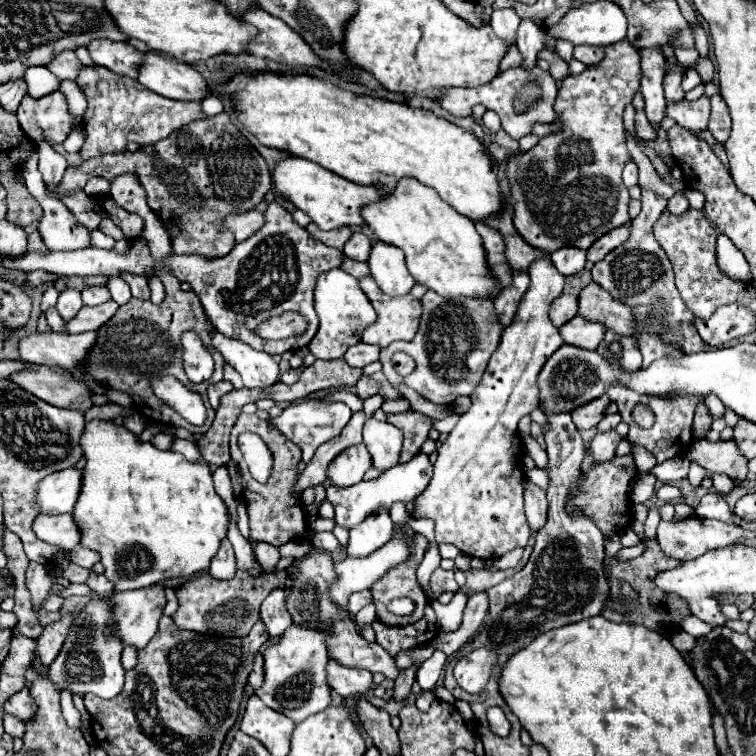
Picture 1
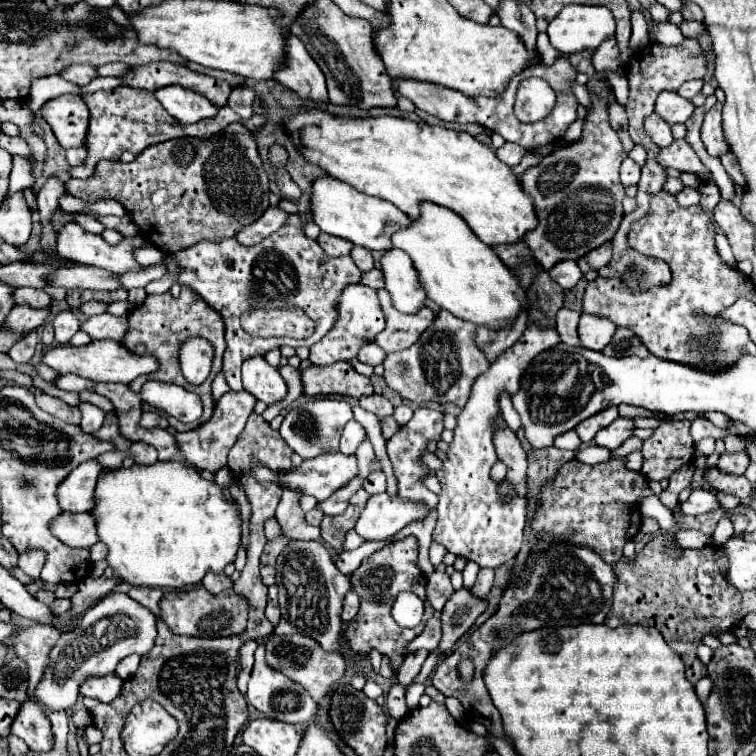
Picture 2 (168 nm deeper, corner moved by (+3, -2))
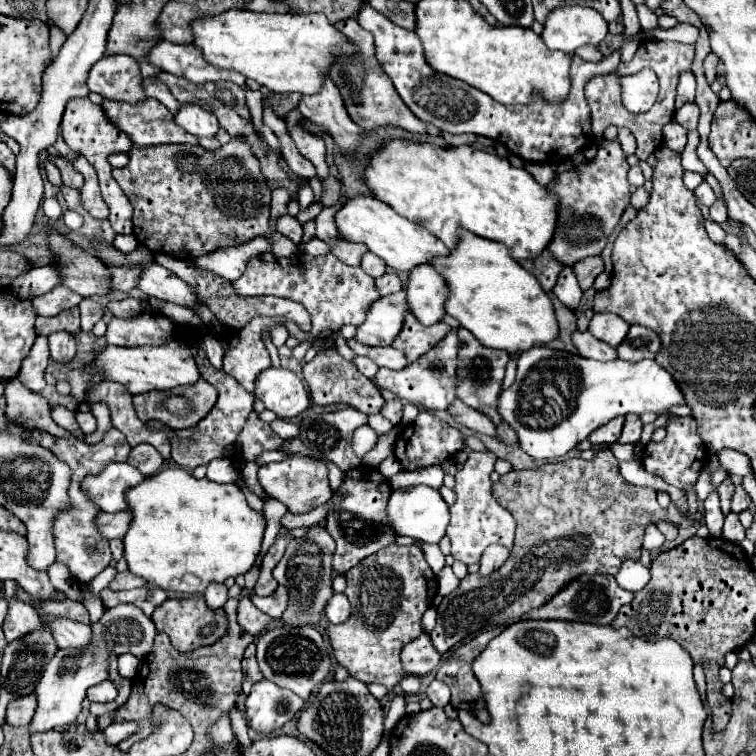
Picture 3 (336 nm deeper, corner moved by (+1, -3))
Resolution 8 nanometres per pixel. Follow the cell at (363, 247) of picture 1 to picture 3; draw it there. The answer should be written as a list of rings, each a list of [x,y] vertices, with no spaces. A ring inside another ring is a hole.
[[[367,252],[367,254],[363,256],[361,268],[363,268],[369,276],[373,276],[373,278],[379,278],[379,276],[383,276],[383,274],[387,272],[387,266],[383,264],[383,260],[379,260],[377,256],[373,256],[371,252]]]

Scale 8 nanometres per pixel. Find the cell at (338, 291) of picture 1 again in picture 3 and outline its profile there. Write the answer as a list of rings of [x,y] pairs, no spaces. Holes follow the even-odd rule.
[[[405,290],[379,298],[379,300],[369,308],[367,320],[357,328],[357,342],[367,344],[367,346],[389,346],[389,344],[395,340],[395,336],[401,332],[403,320],[405,320],[405,314],[407,314],[407,312],[409,312],[409,306],[407,306]]]

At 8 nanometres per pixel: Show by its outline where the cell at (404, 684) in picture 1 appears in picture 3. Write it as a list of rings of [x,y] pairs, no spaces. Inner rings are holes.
[[[423,634],[411,640],[411,644],[403,646],[401,664],[403,664],[403,670],[411,676],[425,676],[437,668],[439,652],[435,650],[429,634]]]

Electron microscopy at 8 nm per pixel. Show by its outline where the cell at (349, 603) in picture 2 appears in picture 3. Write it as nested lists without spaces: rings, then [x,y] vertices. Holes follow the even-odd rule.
[[[333,594],[331,600],[325,606],[325,616],[331,624],[341,624],[349,618],[351,614],[351,604],[345,594]]]

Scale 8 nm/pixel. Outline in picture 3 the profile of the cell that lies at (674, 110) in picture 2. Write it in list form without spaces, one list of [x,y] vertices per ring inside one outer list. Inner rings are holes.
[[[671,120],[669,124],[663,126],[663,136],[665,136],[667,148],[671,148],[677,154],[683,152],[685,144],[687,144],[687,130],[683,126],[679,126],[675,120]]]

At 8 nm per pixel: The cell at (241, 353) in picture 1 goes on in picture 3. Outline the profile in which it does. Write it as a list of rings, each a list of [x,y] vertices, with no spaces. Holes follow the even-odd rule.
[[[269,368],[261,372],[255,396],[279,418],[295,418],[311,406],[309,392],[301,378],[285,368]]]

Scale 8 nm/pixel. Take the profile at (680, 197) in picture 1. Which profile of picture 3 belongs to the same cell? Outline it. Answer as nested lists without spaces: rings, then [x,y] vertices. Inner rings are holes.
[[[705,182],[695,190],[695,196],[697,196],[697,200],[699,200],[701,204],[705,204],[705,206],[713,206],[713,204],[715,204],[715,194],[713,194],[713,190],[711,190]]]

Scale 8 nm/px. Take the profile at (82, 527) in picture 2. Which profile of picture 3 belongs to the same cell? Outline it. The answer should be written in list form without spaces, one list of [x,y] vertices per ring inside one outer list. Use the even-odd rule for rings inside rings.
[[[101,512],[97,516],[97,528],[99,532],[111,540],[111,538],[123,538],[127,534],[127,528],[131,526],[131,512],[115,512],[115,514],[107,514]]]

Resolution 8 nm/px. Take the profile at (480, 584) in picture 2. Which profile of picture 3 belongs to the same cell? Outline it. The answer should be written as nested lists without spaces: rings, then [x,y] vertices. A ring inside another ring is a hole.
[[[493,544],[491,548],[487,548],[481,556],[481,574],[491,574],[495,572],[505,560],[509,558],[509,548],[503,548],[501,544]]]

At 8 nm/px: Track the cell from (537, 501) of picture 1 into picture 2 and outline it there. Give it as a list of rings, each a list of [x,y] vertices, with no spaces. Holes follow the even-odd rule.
[[[501,425],[497,429],[497,435],[493,437],[497,457],[507,465],[507,483],[513,487],[513,491],[521,497],[529,495],[527,485],[527,453],[523,451],[517,435],[507,427]]]

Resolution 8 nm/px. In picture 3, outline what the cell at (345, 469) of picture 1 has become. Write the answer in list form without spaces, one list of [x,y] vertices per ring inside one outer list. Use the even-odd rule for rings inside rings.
[[[293,454],[291,458],[287,456],[281,462],[273,462],[273,464],[265,464],[259,468],[257,472],[257,480],[263,488],[263,492],[267,492],[267,496],[277,498],[279,502],[283,502],[287,506],[289,512],[293,514],[303,514],[309,512],[313,508],[317,508],[319,504],[327,504],[333,496],[333,490],[329,486],[327,480],[327,464],[309,456],[301,456],[301,454]]]

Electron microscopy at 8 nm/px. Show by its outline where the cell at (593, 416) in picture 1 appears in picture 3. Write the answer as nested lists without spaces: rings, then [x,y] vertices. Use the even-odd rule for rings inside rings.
[[[617,416],[609,424],[605,424],[603,428],[597,428],[595,432],[591,432],[591,436],[589,436],[591,444],[613,444],[613,442],[617,442],[619,436],[621,436],[623,422],[625,422],[625,418]]]

